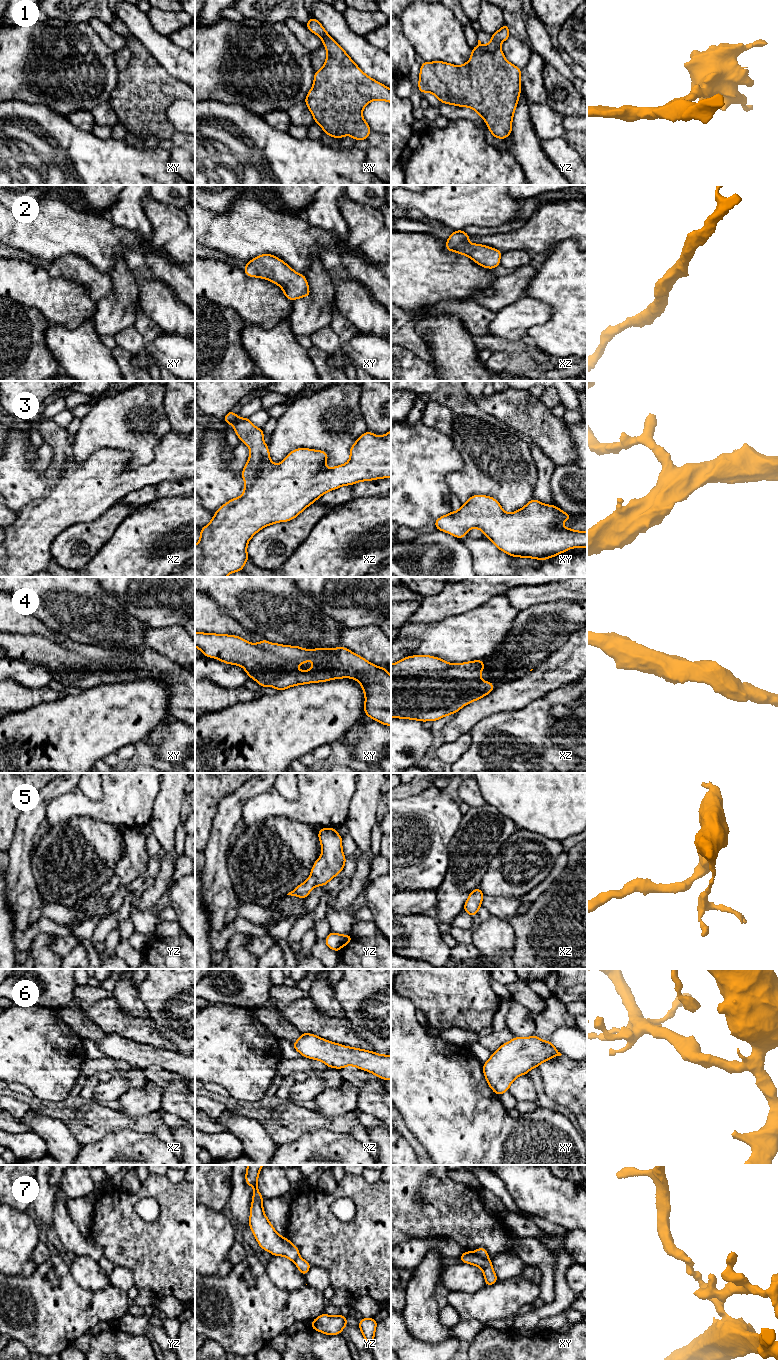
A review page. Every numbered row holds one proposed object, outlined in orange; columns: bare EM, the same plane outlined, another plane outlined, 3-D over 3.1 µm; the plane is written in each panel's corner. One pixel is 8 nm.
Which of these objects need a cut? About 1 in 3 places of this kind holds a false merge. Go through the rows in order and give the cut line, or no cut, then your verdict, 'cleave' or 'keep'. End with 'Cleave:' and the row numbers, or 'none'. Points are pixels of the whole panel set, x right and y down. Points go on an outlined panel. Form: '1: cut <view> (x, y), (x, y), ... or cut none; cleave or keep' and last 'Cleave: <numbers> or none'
1: cut none; keep
2: cut none; keep
3: cut none; keep
4: cut none; keep
5: cut none; keep
6: cut none; keep
7: cut xy (471, 1252), (488, 1259); cleave
Cleave: 7

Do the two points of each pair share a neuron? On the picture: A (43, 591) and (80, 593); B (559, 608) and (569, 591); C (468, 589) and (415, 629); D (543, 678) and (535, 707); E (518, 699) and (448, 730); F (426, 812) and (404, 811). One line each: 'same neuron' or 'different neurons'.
A: same neuron
B: different neurons
C: different neurons
D: different neurons
E: same neuron
F: same neuron

